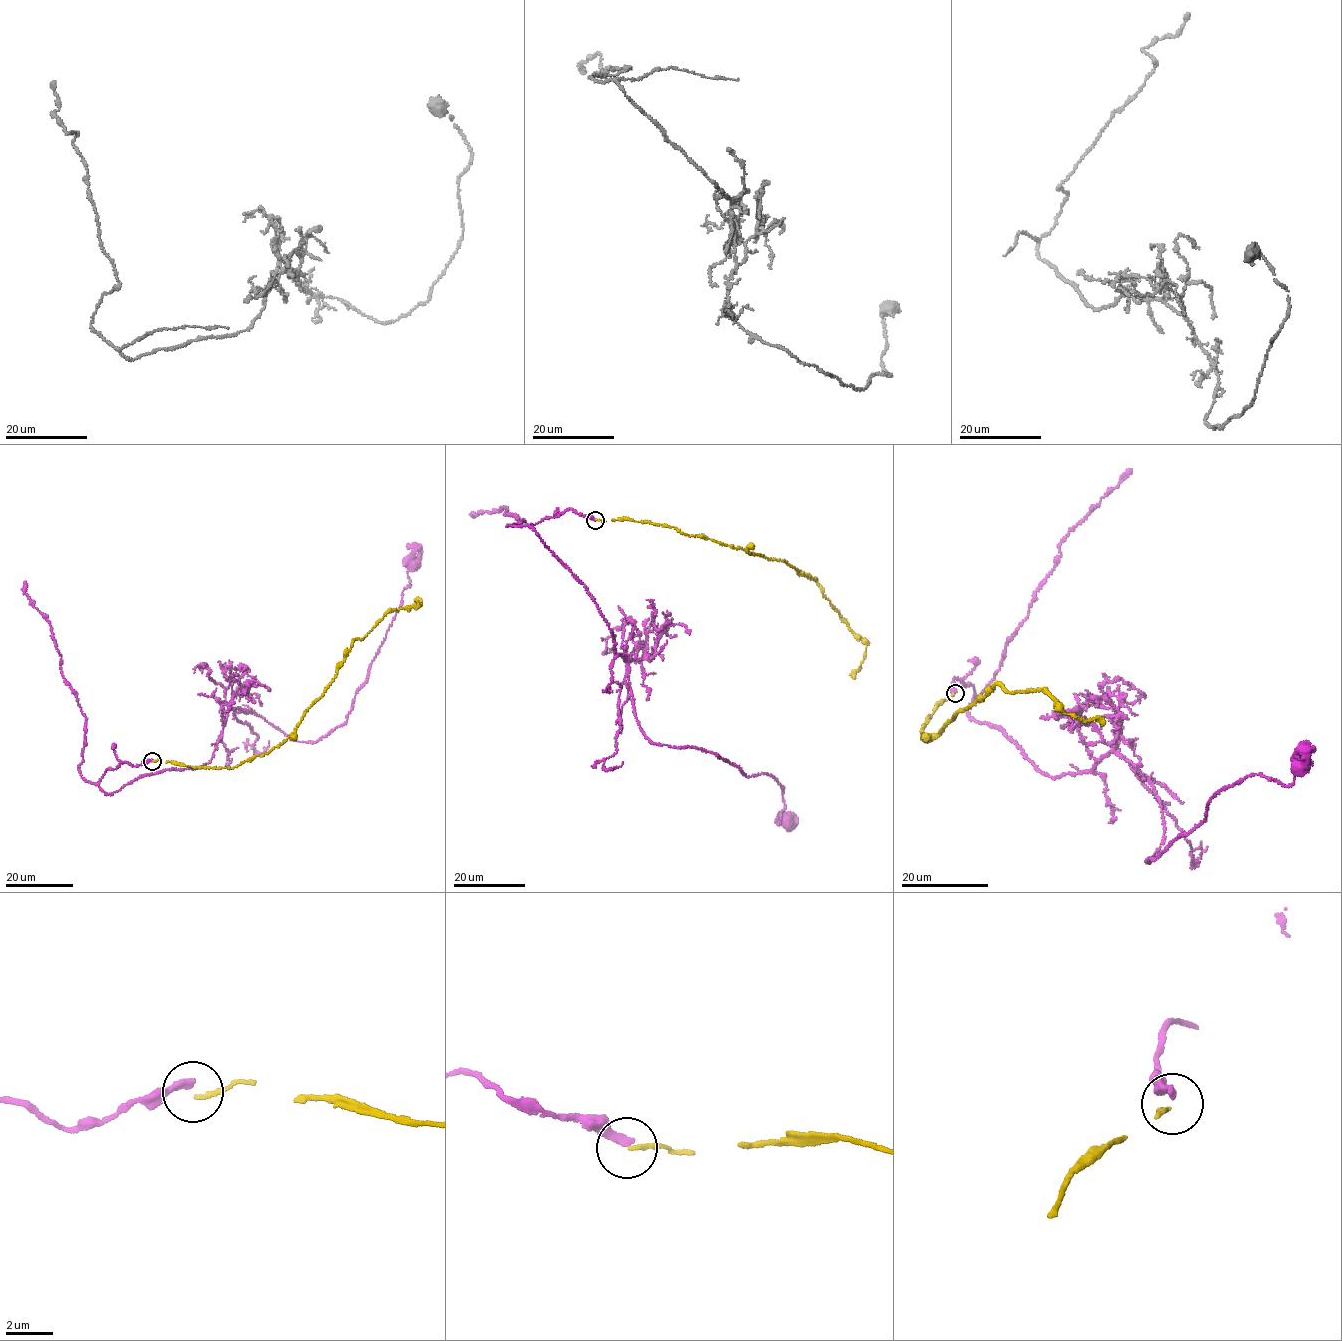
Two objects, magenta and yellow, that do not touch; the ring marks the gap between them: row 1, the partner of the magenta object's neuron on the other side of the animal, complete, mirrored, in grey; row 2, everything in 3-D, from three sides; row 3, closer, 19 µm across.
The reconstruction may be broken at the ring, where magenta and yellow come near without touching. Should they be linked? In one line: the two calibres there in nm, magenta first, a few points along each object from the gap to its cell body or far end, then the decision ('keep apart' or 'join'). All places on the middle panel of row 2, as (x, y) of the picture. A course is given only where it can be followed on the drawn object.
340 nm thick on the magenta side, 180 nm on the other; magenta runs (595, 520), (567, 509), (527, 524), (607, 623), (645, 736), (768, 773), (784, 822); yellow runs (595, 520), (626, 519), (676, 528), (785, 561), (815, 580), (830, 606), (865, 641), (865, 655), (853, 679); keep apart

